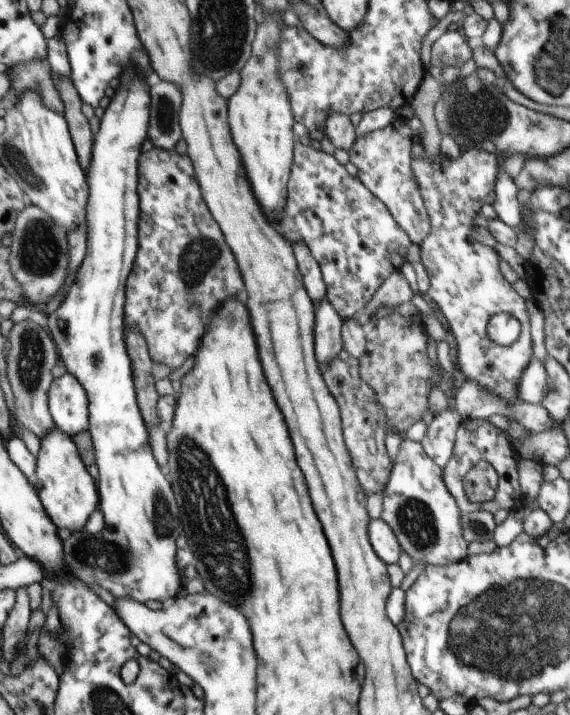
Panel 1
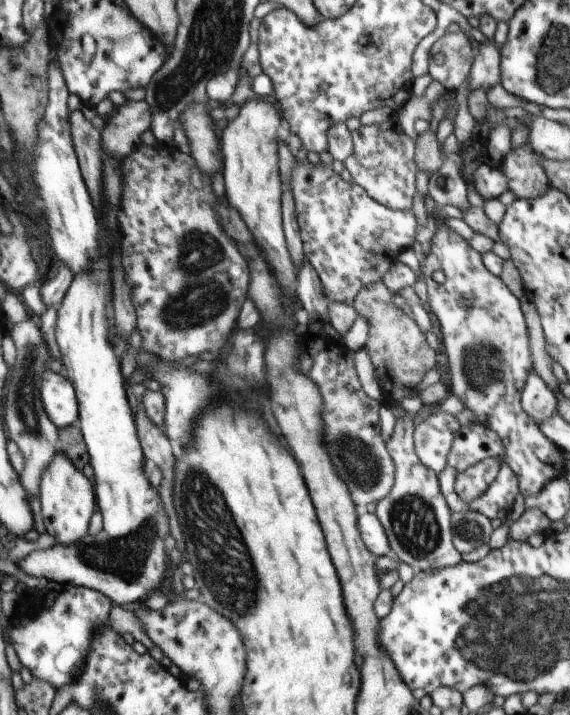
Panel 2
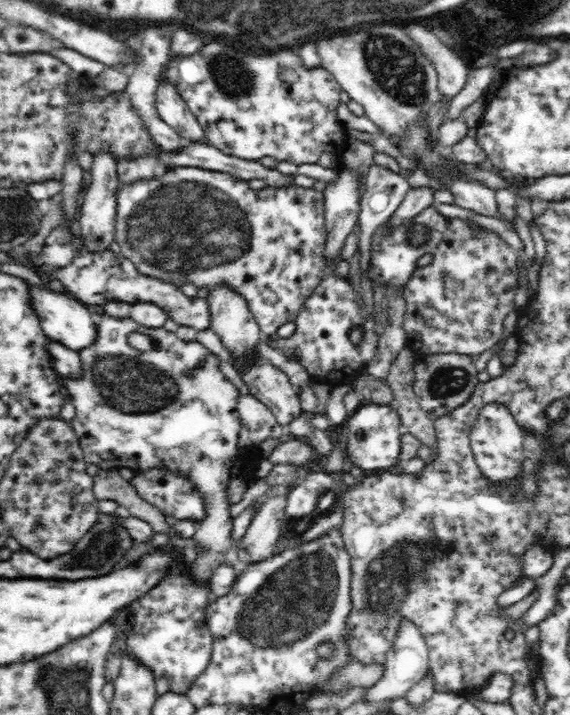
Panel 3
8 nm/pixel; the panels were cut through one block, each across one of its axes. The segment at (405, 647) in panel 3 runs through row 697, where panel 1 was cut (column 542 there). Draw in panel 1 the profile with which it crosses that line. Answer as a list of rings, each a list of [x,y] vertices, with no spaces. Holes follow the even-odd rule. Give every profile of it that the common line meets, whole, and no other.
[[[532,357],[519,383],[519,398],[526,403],[541,405],[547,396],[547,389],[545,367]]]

